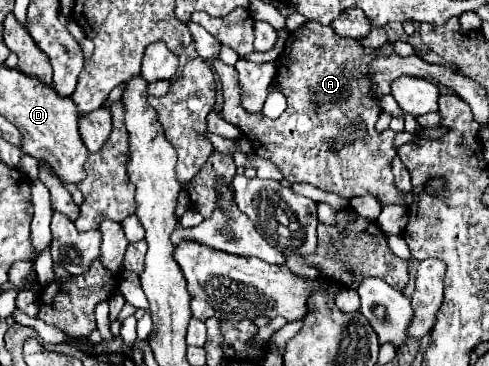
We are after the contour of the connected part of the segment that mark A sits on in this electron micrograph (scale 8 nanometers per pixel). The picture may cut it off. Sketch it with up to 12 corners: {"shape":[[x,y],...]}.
{"shape":[[306,21],[276,59],[288,109],[242,107],[220,43],[188,23],[222,115],[290,183],[410,207],[370,61],[390,57]]}

